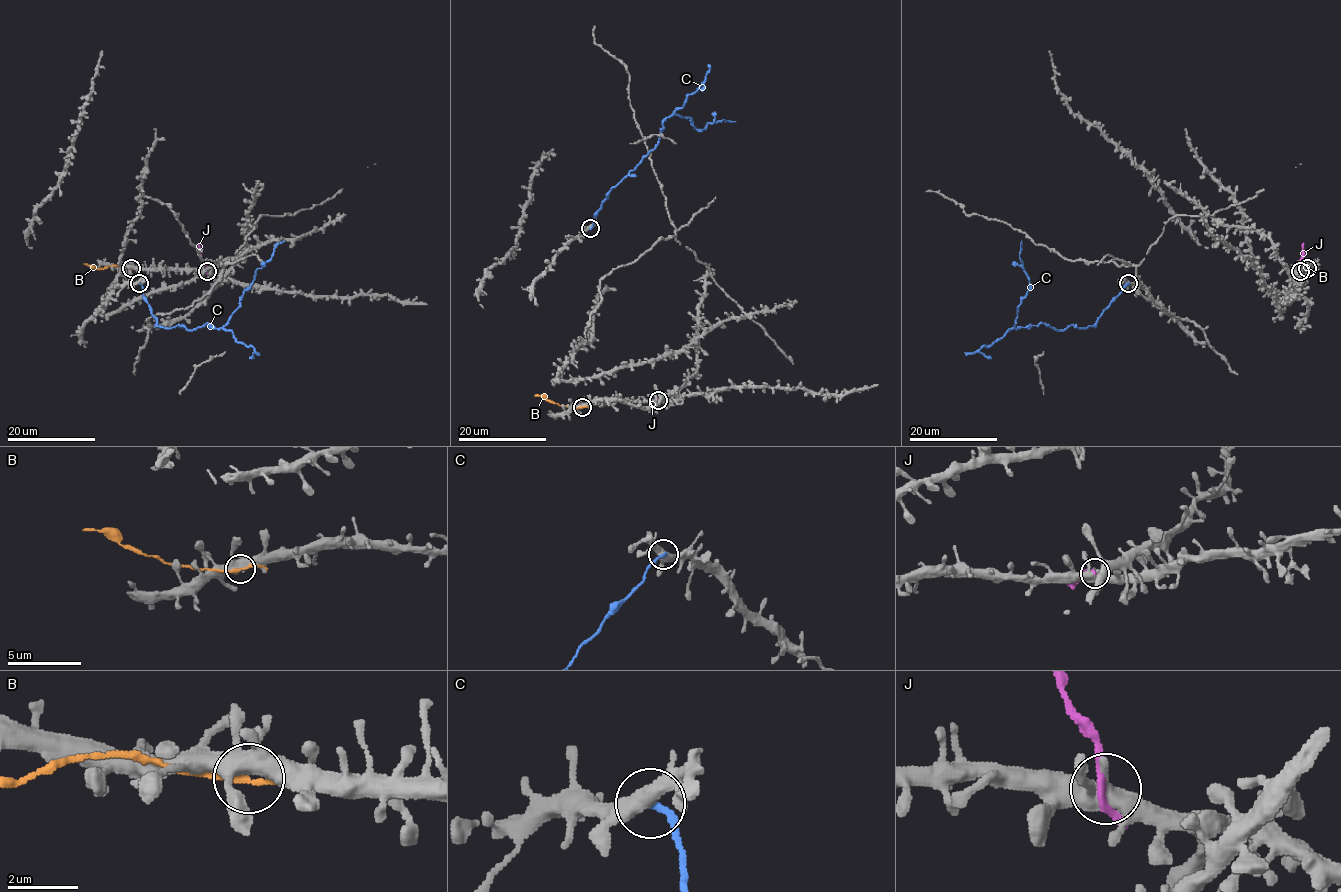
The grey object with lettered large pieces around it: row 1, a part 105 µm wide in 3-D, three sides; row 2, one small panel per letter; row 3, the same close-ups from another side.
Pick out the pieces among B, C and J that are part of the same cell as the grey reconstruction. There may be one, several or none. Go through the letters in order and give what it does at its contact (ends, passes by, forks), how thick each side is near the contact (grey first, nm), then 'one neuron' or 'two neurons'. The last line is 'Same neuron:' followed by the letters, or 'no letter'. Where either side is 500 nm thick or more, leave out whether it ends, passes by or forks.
B: it passes by; calibres 480 and 200 nm; two neurons
C: it ends; calibres 440 and 220 nm; two neurons
J: it passes by; calibres 460 and 200 nm; two neurons
Same neuron: no letter

